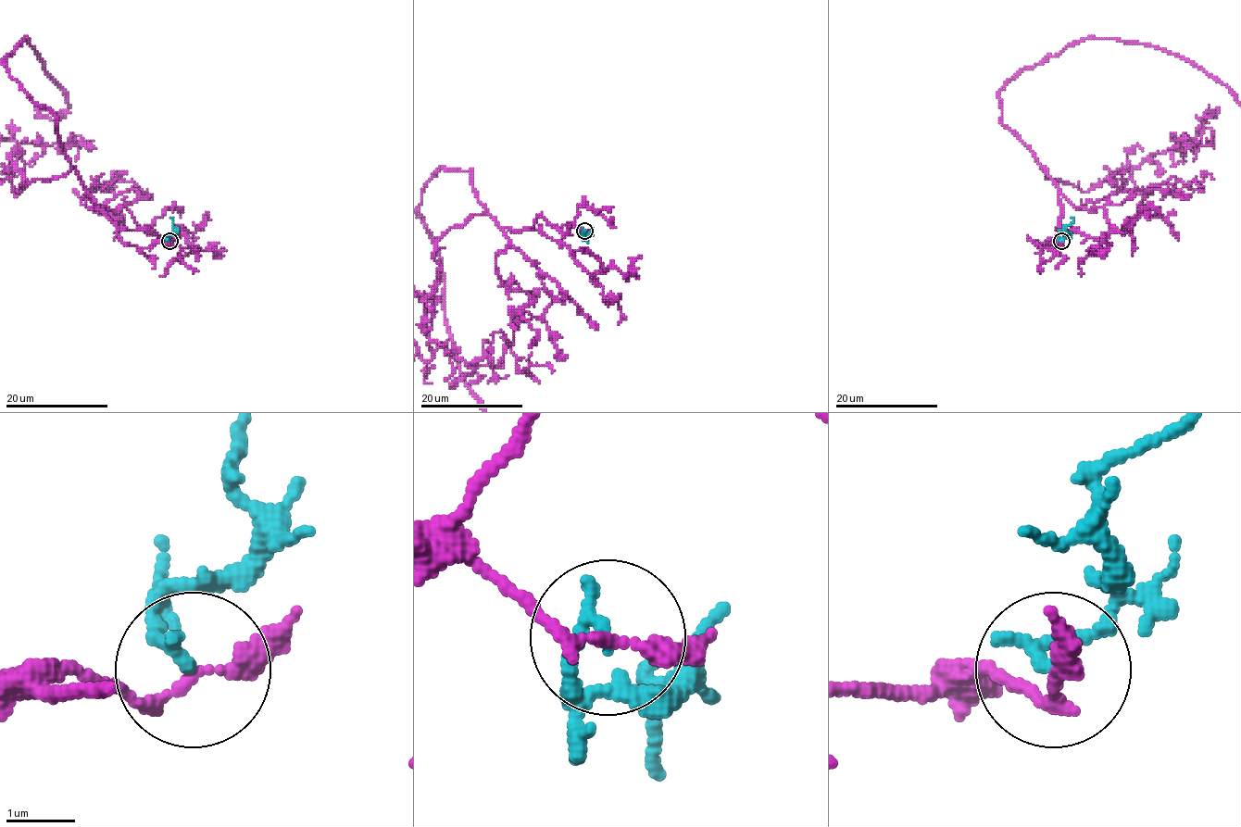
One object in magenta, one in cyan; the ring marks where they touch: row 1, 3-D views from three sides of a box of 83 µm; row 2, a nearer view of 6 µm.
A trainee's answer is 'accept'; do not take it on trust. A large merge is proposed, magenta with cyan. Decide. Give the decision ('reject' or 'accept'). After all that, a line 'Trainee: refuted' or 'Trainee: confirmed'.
reject
Trainee: refuted

